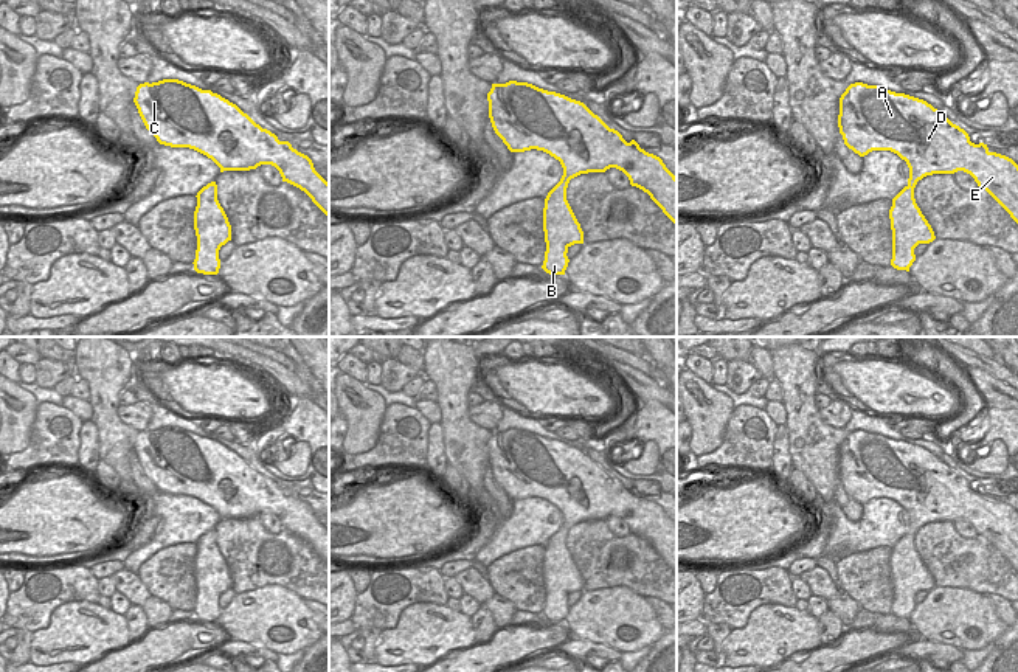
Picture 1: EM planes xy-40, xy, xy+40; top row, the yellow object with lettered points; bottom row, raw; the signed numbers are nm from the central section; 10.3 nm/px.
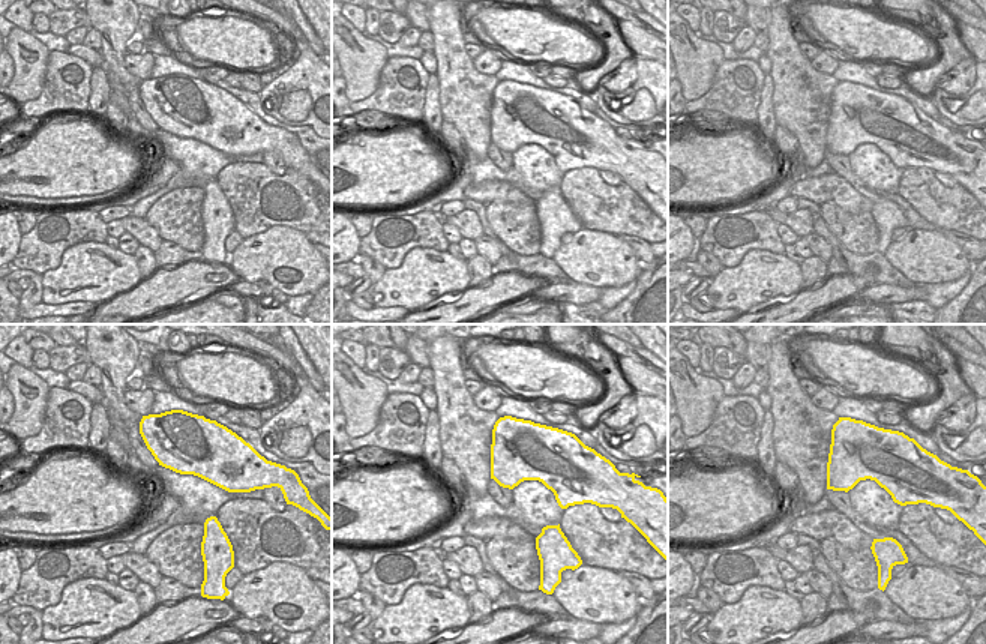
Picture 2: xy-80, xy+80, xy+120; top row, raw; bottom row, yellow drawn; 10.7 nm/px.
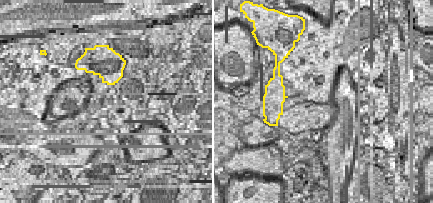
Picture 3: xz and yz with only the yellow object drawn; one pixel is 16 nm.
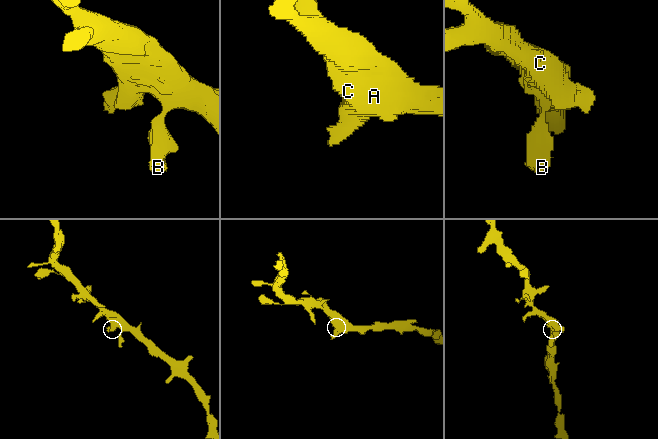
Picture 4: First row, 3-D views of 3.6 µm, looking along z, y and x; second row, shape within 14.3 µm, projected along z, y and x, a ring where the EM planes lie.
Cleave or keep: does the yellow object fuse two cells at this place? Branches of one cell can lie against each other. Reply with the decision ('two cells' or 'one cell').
one cell

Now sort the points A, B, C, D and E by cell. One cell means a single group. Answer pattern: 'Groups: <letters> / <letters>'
Groups: A B C D E.

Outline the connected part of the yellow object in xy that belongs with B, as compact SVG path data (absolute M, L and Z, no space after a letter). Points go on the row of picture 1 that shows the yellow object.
M528 82L492 84L489 118L511 152L543 151L560 161L563 175L543 208L545 261L551 276L565 275L568 248L583 244L583 231L568 200L571 178L588 172L622 171L677 225L677 177L663 160L610 129L583 102Z

